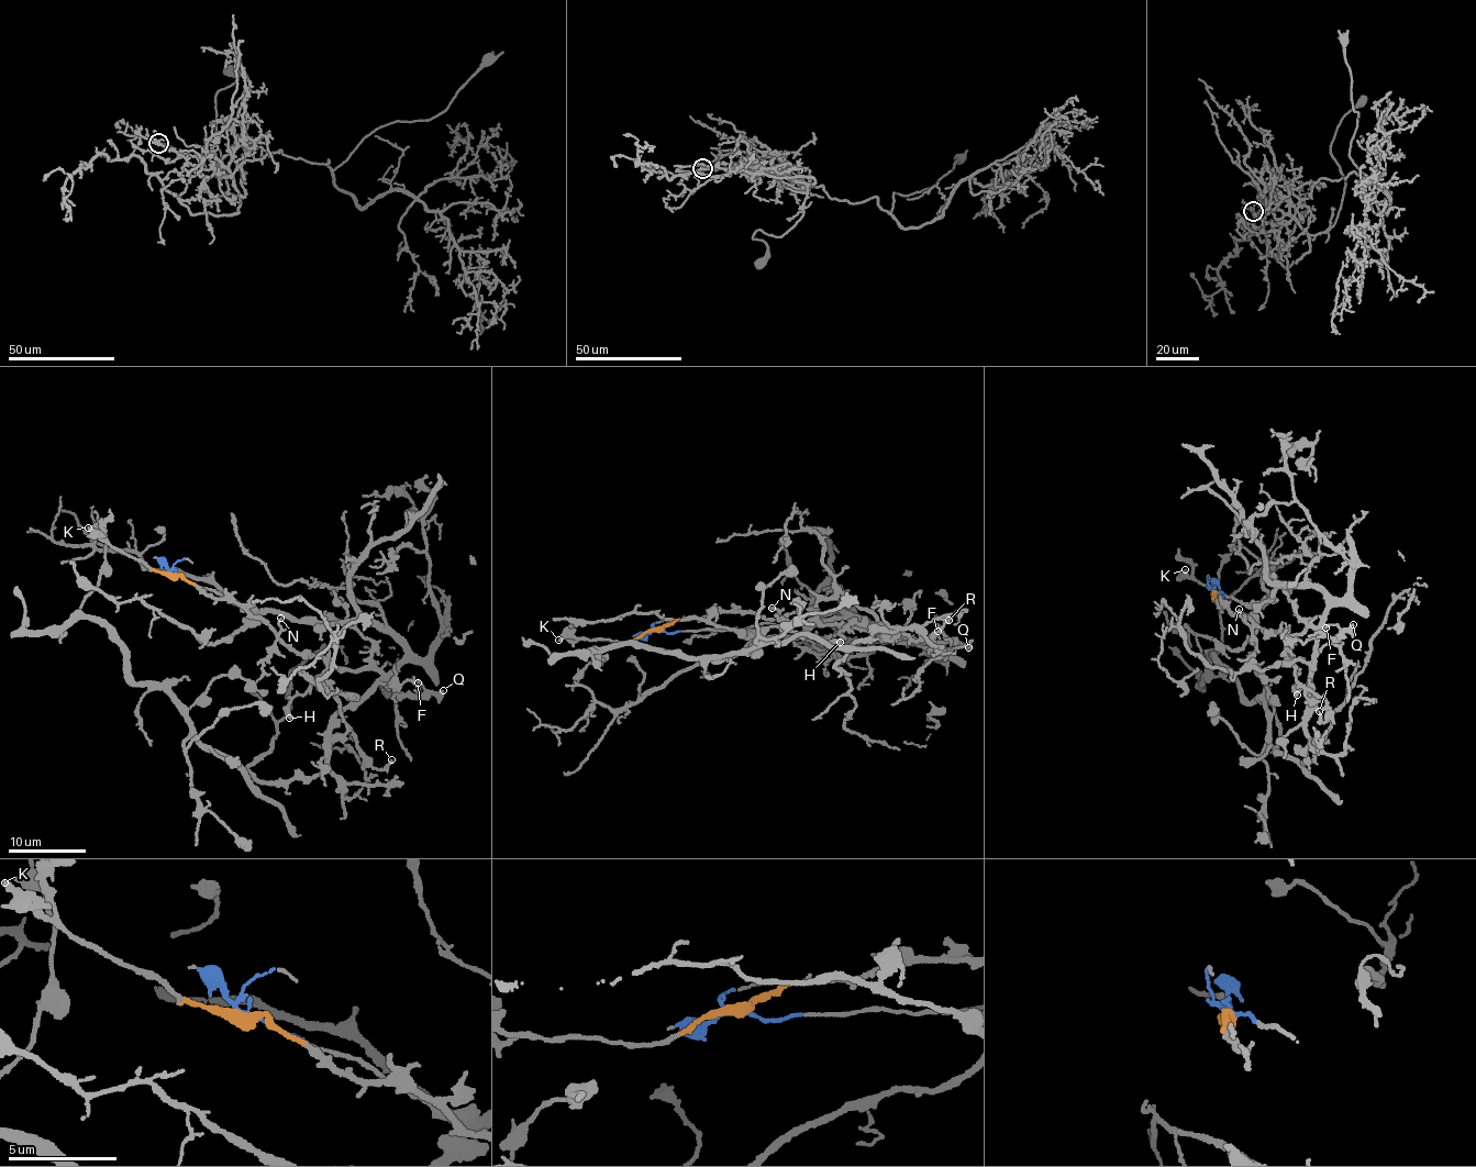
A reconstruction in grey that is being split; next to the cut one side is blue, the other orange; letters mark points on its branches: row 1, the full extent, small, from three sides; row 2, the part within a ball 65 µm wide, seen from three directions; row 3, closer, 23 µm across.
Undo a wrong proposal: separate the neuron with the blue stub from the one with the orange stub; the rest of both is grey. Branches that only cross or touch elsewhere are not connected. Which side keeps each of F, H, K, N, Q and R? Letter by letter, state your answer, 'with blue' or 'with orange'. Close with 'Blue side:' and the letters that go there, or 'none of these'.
F: with orange
H: with orange
K: with orange
N: with orange
Q: with orange
R: with orange
Blue side: none of these

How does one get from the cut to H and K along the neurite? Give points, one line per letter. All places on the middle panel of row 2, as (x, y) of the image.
H: (658, 631), (677, 621), (745, 611), (839, 624), (845, 626), (842, 637), (833, 643), (841, 642)
K: (658, 631), (650, 630), (626, 642), (558, 640)

